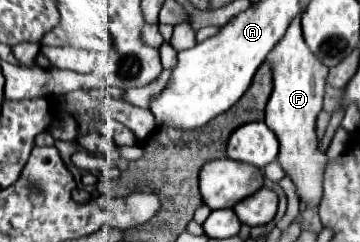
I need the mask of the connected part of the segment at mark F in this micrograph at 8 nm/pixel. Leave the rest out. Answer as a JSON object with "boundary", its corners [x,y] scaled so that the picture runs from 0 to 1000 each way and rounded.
{"boundary":[[[833,70],[811,87],[783,169],[761,194],[761,211],[750,211],[744,260],[756,269],[761,376],[739,434],[739,517],[761,541],[778,591],[772,674],[794,731],[811,740],[828,822],[844,831],[850,855],[878,855],[894,822],[894,707],[911,665],[906,624],[889,616],[878,558],[878,492],[894,459],[911,277],[894,269],[844,178]]]}

